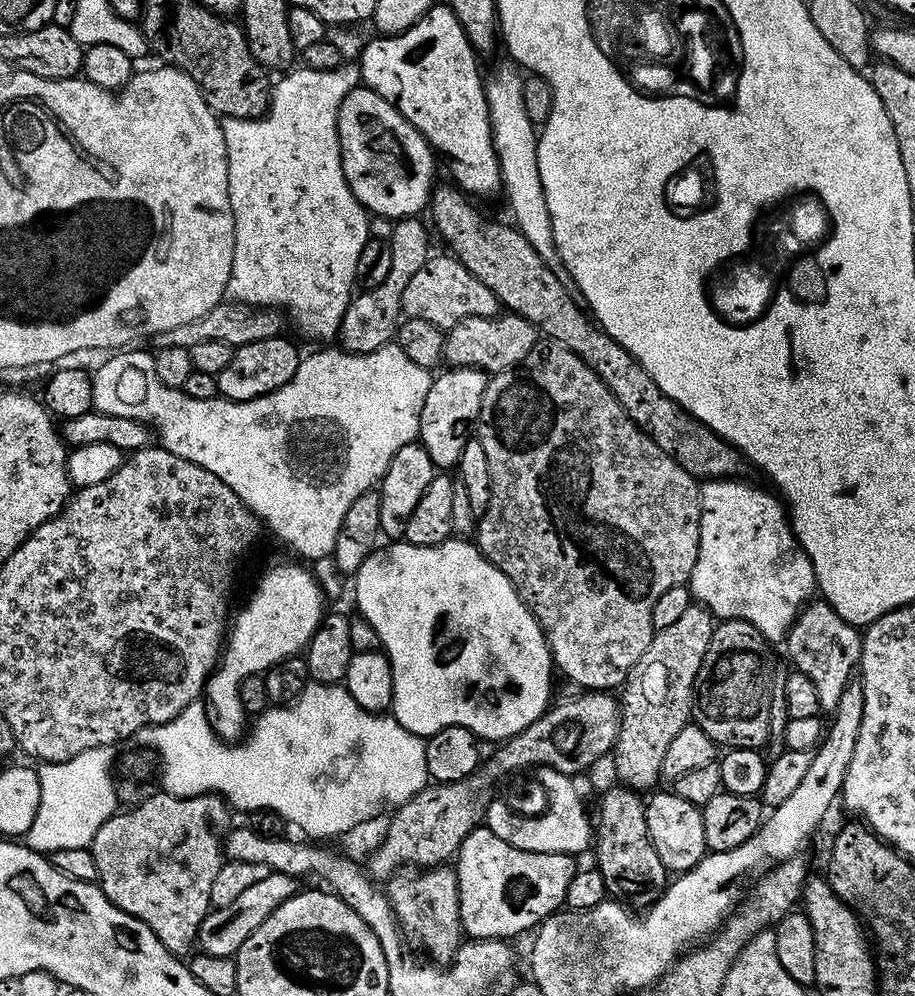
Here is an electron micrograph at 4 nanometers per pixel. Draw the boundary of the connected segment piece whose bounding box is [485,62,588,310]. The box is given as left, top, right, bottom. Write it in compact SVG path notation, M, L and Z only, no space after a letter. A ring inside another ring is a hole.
M507 63L498 67L491 79L487 79L485 96L488 104L488 117L492 123L492 141L495 144L496 156L499 158L502 190L506 192L508 198L513 216L511 219L515 227L530 242L530 246L537 251L542 262L553 271L553 275L557 276L558 282L565 287L570 300L579 309L586 310L588 303L585 295L574 282L573 275L566 269L566 264L562 262L557 244L554 242L553 220L550 218L549 204L546 202L537 160L538 132L536 126L529 120L523 100L524 78L513 63Z

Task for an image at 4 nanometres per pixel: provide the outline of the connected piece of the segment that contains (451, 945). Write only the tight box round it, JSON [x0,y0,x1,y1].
[386,866,462,961]

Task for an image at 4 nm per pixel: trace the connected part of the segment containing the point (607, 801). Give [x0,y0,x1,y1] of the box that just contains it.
[594,786,670,910]

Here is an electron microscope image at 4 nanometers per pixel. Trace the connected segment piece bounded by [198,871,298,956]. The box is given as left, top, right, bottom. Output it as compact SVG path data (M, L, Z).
M269 871L266 878L262 878L255 886L249 886L237 900L230 902L230 906L212 908L208 917L200 923L199 951L215 956L235 954L242 946L242 942L246 942L246 938L250 938L250 934L254 934L254 930L258 930L258 926L262 926L262 922L266 922L266 918L270 918L270 914L274 914L274 910L278 910L282 902L296 895L298 891L296 884L298 884L297 877Z

